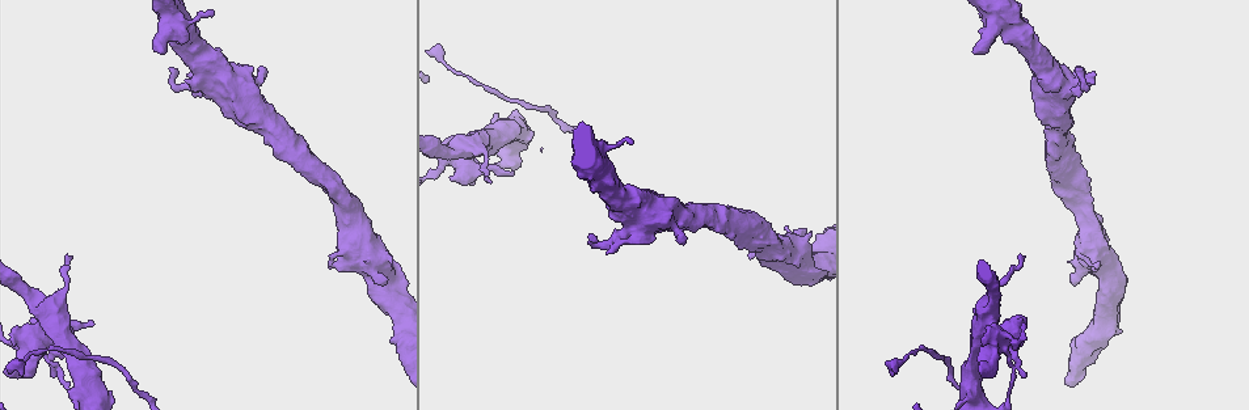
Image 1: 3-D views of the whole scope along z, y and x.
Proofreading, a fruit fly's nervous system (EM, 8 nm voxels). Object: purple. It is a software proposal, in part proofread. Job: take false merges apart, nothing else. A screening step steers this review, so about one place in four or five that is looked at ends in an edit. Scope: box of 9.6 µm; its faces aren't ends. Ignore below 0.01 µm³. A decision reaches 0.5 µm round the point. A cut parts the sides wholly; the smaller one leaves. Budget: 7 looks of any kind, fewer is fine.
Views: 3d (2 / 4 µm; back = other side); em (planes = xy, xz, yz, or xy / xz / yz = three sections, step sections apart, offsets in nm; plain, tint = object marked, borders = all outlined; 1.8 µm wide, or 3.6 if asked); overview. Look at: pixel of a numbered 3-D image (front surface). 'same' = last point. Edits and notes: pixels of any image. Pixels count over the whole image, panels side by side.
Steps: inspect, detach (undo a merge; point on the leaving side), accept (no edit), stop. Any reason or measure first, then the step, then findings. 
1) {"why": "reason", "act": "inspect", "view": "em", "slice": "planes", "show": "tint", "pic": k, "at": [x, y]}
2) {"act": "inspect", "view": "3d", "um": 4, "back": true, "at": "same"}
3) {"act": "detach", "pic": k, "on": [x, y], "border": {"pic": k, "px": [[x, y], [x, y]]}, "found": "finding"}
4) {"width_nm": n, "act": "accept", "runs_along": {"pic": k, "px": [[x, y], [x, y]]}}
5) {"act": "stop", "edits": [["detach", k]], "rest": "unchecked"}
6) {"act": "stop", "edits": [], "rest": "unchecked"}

{"why": "sharp bend", "act": "inspect", "view": "em", "um": 3.6, "slice": "yz", "step": 4, "show": "tint", "pic": 1, "at": [174, 28]}

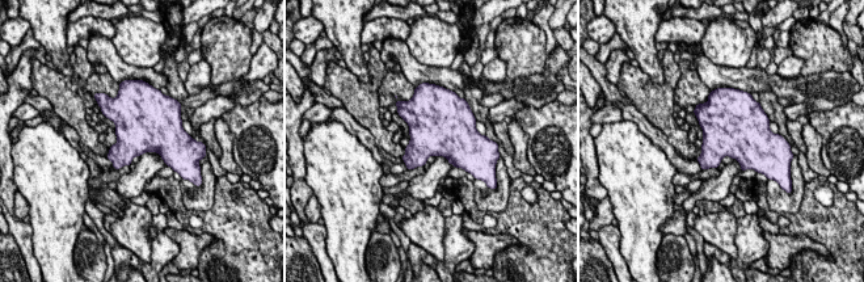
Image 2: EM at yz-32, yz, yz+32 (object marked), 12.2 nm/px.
{"act": "inspect", "view": "em", "um": 3.6, "slice": "planes", "show": "tint", "at": "same"}

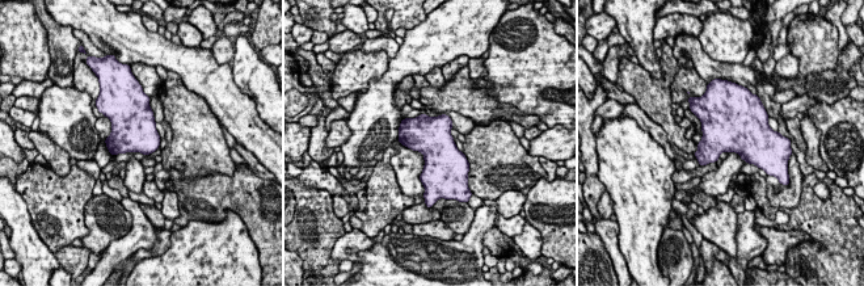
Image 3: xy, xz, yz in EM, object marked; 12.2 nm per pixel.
{"act": "accept", "found": "continuous, no second neuron"}

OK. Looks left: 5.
{"why": "sharp bend", "act": "inspect", "view": "em", "slice": "xy", "step": 8, "show": "tint", "pic": 1, "at": [1084, 89]}

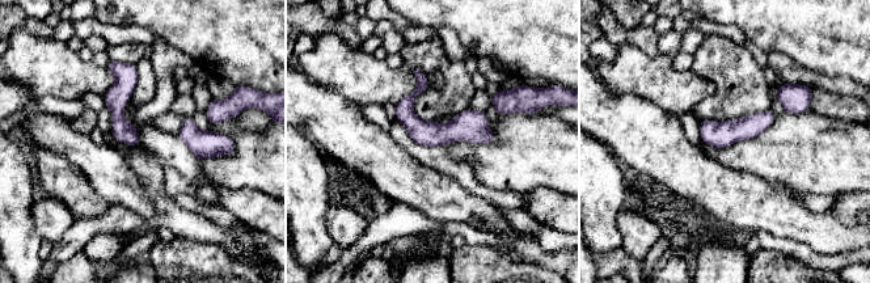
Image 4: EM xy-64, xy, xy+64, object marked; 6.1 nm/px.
{"why": "cut it another way", "act": "inspect", "view": "em", "slice": "planes", "show": "tint", "at": "same"}

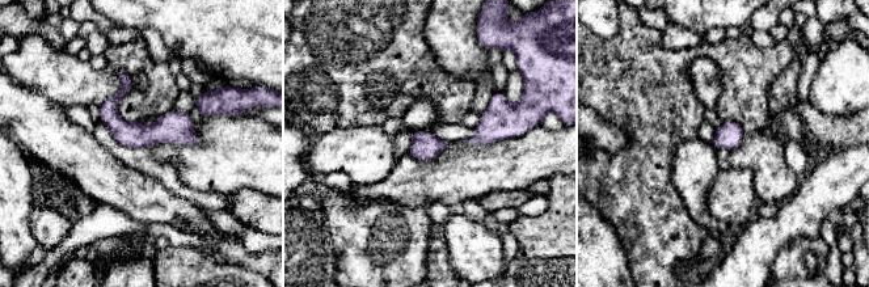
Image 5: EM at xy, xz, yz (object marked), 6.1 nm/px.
{"width_nm": 160, "act": "accept", "found": "continuous, no second neuron"}

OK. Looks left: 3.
{"why": "thick turns thin", "act": "inspect", "view": "em", "um": 3.6, "slice": "planes", "show": "tint", "pic": 1, "at": [459, 158]}

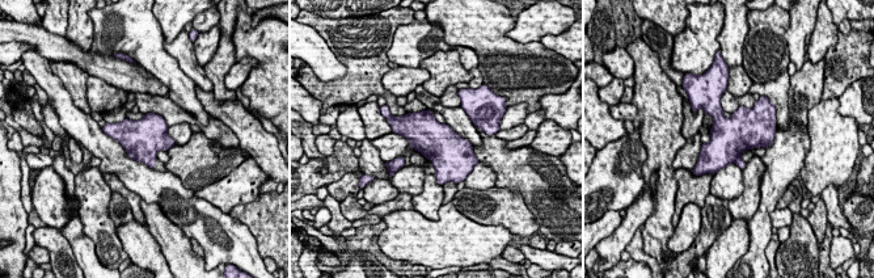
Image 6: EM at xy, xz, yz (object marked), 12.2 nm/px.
{"width_nm": 480, "act": "accept", "found": "one neuron here"}

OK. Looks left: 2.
{"act": "stop", "edits": [], "rest": "unchecked"}

